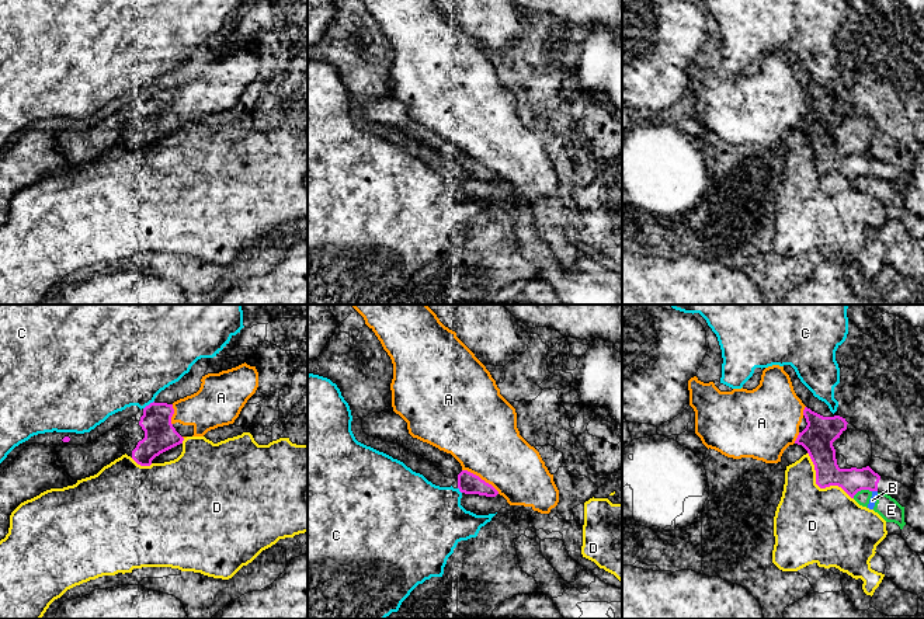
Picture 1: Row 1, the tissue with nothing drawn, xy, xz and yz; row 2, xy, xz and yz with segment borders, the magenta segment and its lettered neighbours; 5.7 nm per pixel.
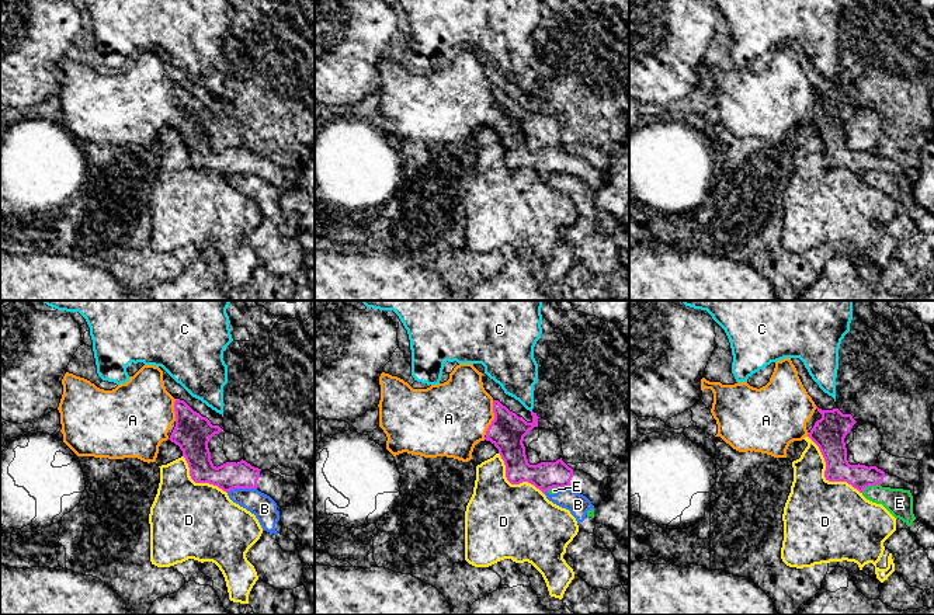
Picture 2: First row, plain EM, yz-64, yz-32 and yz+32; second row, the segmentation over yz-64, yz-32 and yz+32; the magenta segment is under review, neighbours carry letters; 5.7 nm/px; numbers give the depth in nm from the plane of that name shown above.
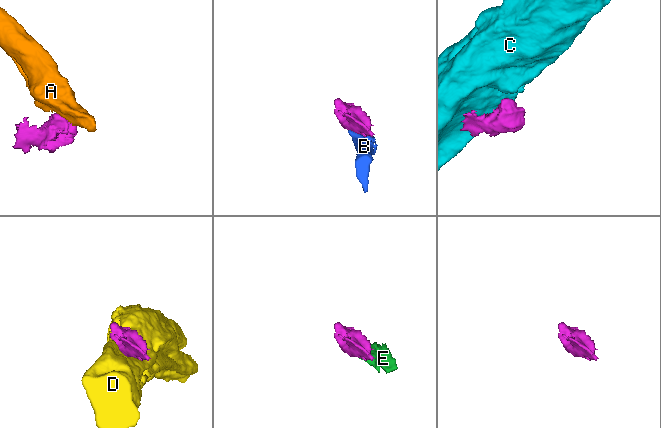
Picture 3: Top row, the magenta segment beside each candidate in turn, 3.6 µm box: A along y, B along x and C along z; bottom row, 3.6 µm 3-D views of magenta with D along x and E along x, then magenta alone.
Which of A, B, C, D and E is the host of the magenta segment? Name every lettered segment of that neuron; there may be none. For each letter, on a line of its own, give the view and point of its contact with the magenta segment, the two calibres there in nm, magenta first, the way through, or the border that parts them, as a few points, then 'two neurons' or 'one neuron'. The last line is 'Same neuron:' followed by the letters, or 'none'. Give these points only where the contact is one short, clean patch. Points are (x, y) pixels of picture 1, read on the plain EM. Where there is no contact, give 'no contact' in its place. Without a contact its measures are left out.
A: meets magenta in xz at (479, 163); 120 nm thick on the magenta side, 400 nm on the other; runs through xz (468, 169), (479, 163), (482, 120); one neuron
B: meets magenta in yz at (875, 176); 140 nm thick on the magenta side, 40 nm on the other; two neurons
C: meets magenta in xy at (149, 90); 180 nm thick on the magenta side, 460 nm on the other; two neurons
D: meets magenta in yz at (819, 171); 160 nm thick on the magenta side, 440 nm on the other; two neurons
E: meets magenta in yz at (861, 174); 140 nm thick on the magenta side, 90 nm on the other; border along yz (871, 176), (860, 176), (853, 183); two neurons
Same neuron: A

